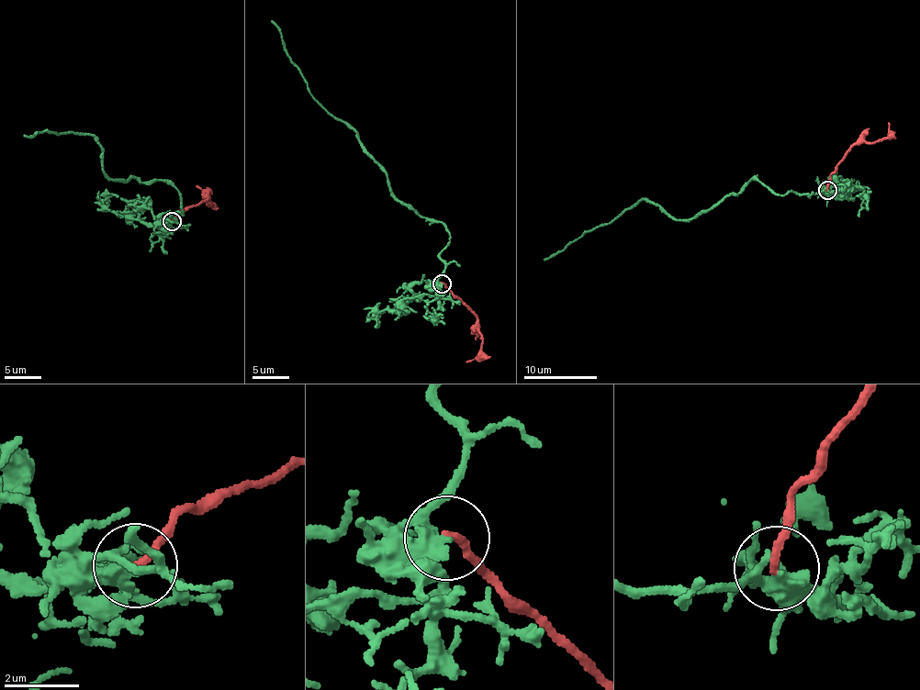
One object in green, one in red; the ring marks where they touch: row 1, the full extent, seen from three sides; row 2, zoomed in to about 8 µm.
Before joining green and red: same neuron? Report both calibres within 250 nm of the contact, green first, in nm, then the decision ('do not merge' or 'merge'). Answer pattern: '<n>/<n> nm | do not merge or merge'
440/190 nm | do not merge

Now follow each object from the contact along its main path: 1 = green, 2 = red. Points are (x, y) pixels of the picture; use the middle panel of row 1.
1: (441, 283), (446, 225), (420, 217), (395, 195), (358, 133), (327, 112), (309, 91), (272, 20)
2: (441, 283), (476, 317), (481, 347), (478, 355), (466, 361)

